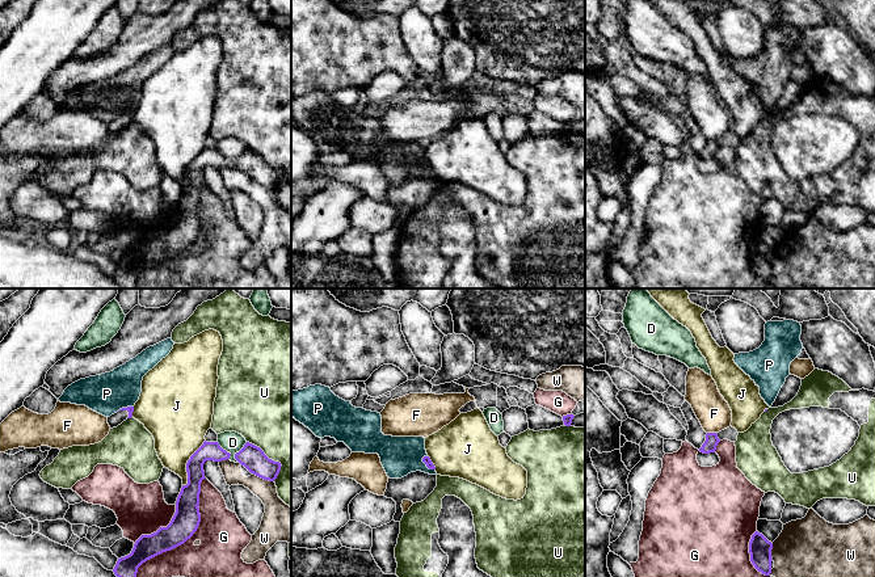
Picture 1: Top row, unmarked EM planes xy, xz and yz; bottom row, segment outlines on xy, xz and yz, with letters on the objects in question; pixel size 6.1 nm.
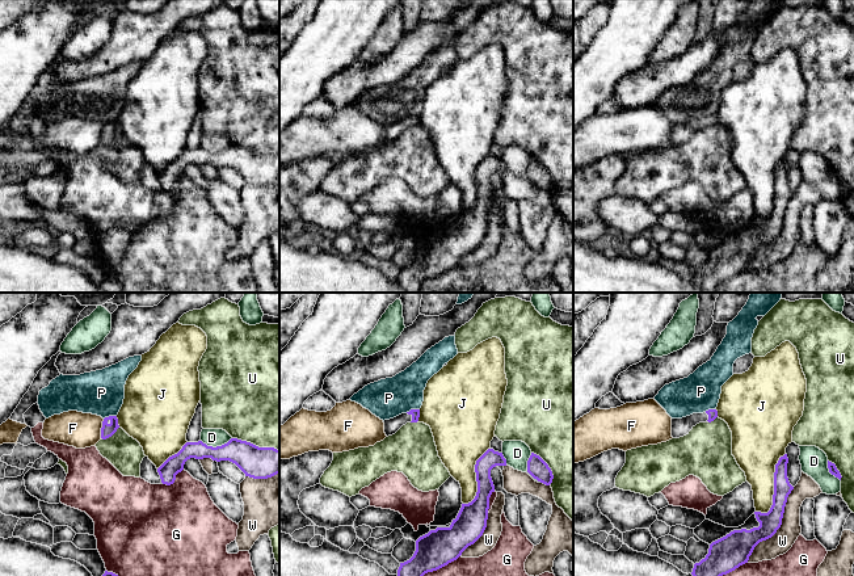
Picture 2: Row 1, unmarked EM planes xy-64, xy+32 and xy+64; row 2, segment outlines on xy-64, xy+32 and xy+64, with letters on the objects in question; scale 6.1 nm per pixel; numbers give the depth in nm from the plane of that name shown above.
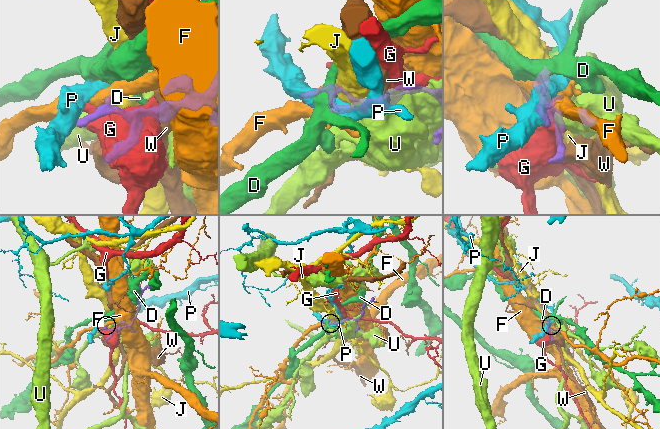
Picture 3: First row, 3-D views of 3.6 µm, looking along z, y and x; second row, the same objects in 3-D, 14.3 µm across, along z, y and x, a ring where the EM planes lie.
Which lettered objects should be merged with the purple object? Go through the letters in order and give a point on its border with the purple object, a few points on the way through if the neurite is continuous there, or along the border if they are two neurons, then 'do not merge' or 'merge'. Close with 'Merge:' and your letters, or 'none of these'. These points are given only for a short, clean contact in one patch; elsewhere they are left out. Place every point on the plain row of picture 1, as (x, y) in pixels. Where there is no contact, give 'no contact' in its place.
D: meets purple in xy at (236, 159); border along xy (247, 148), (235, 160), (238, 168); do not merge
F: meets purple in yz at (711, 139); border along yz (707, 138), (715, 139); do not merge
G: meets purple in xy at (188, 244); do not merge
J: meets purple in xy at (186, 169); do not merge
P: meets purple in xz at (425, 169); border along xz (424, 161), (423, 167), (425, 171), (434, 176); do not merge
U: meets purple in xy at (270, 165); do not merge
W: meets purple in xy at (263, 184); do not merge
Merge: none of these

